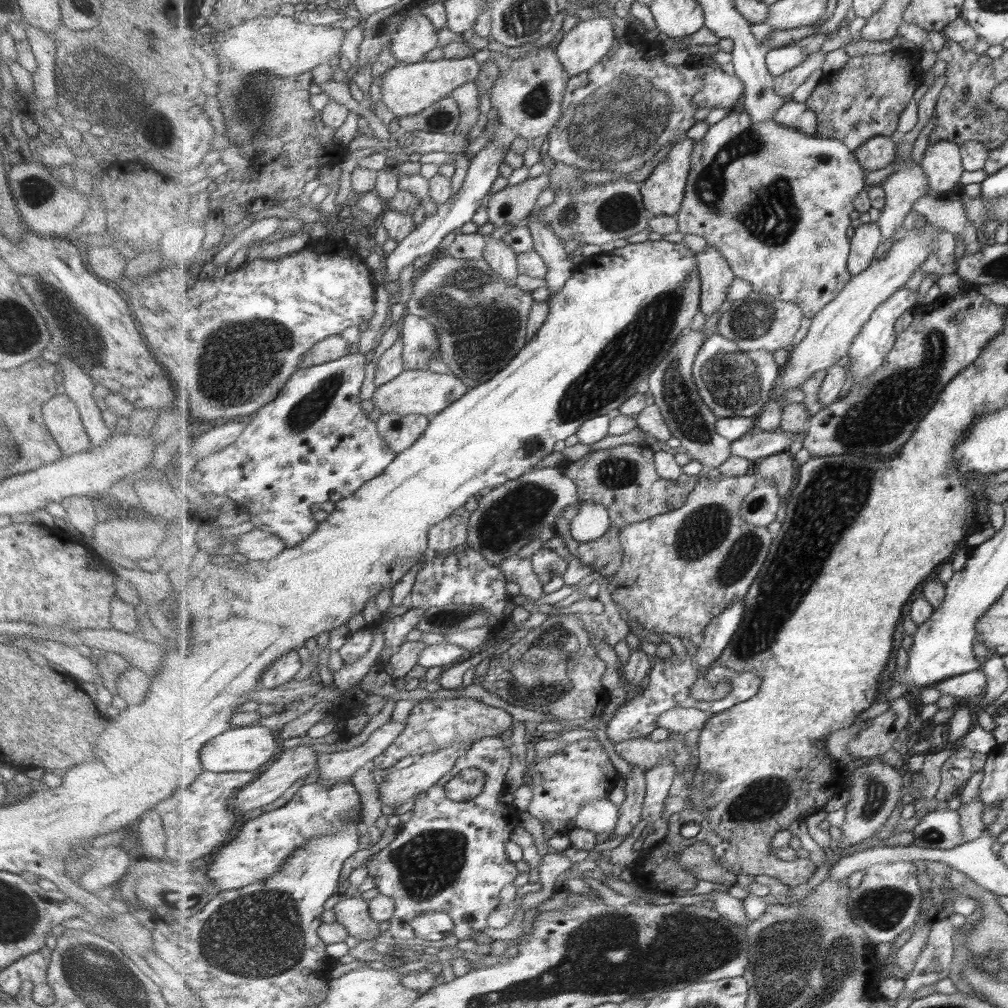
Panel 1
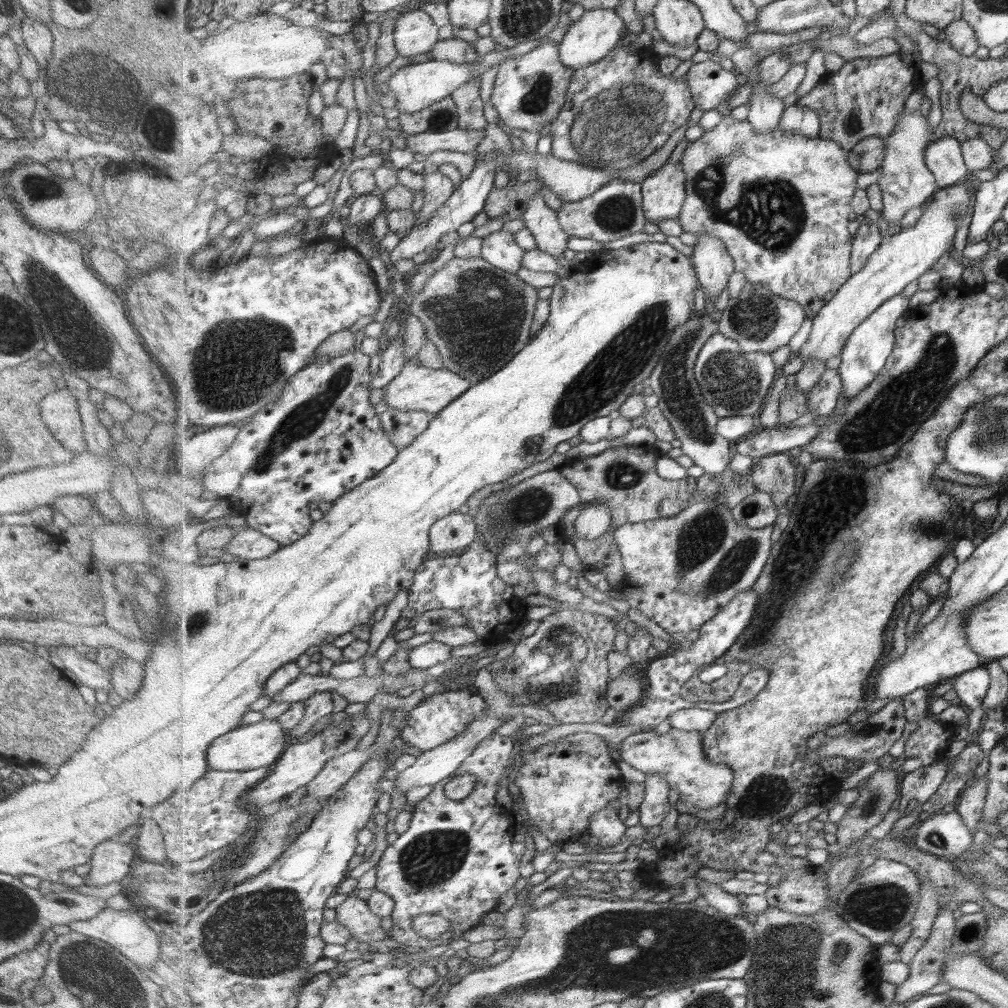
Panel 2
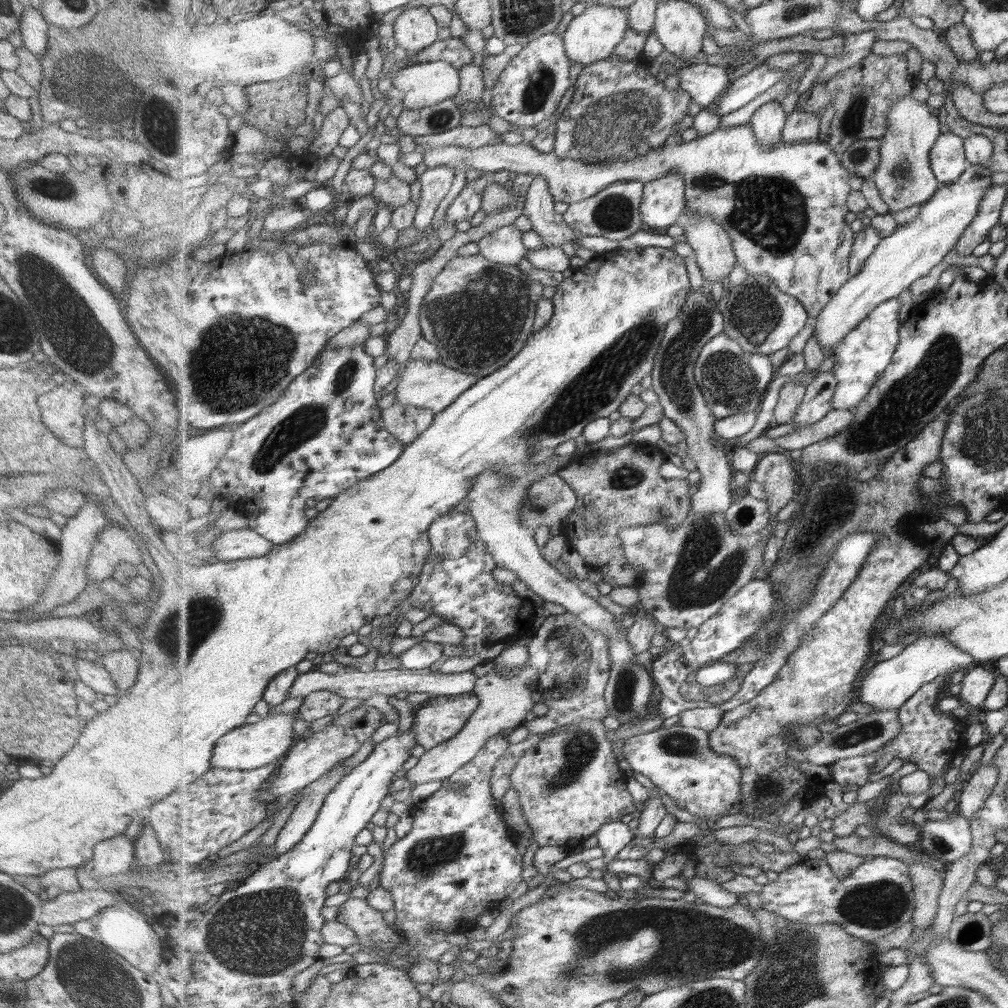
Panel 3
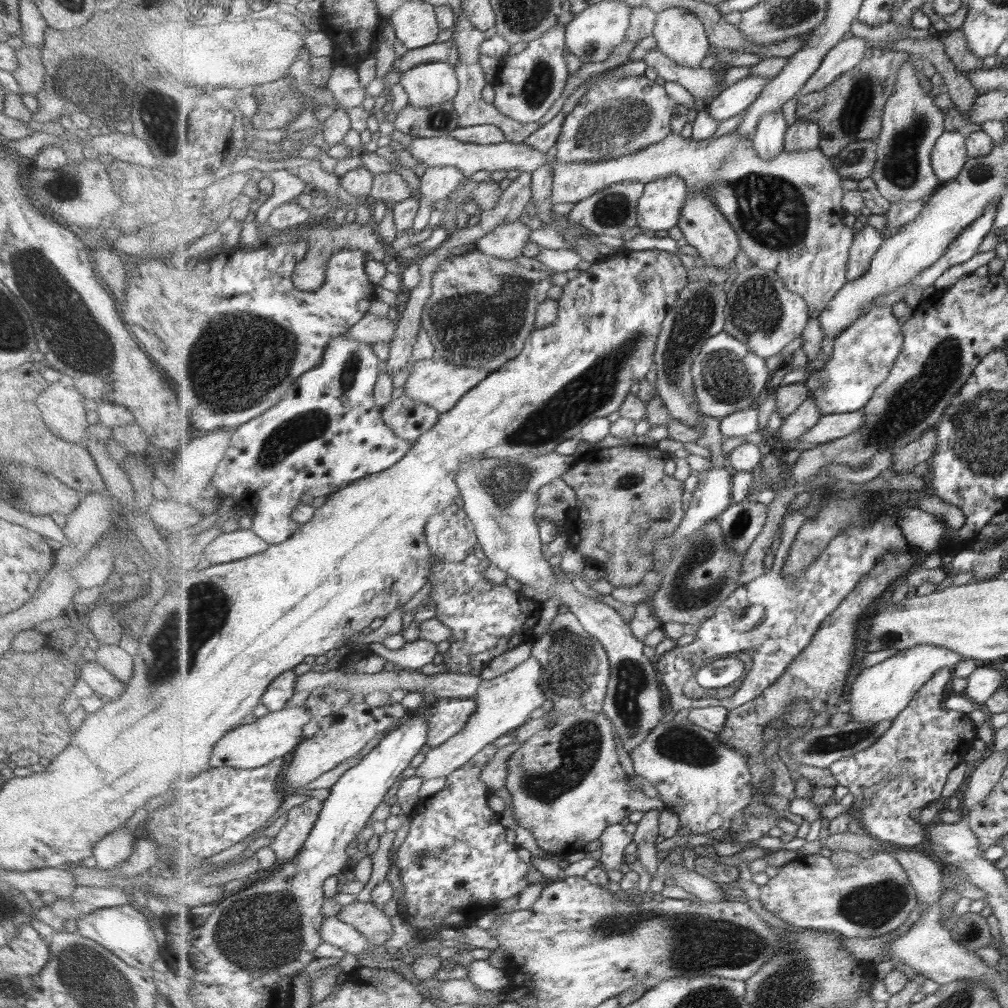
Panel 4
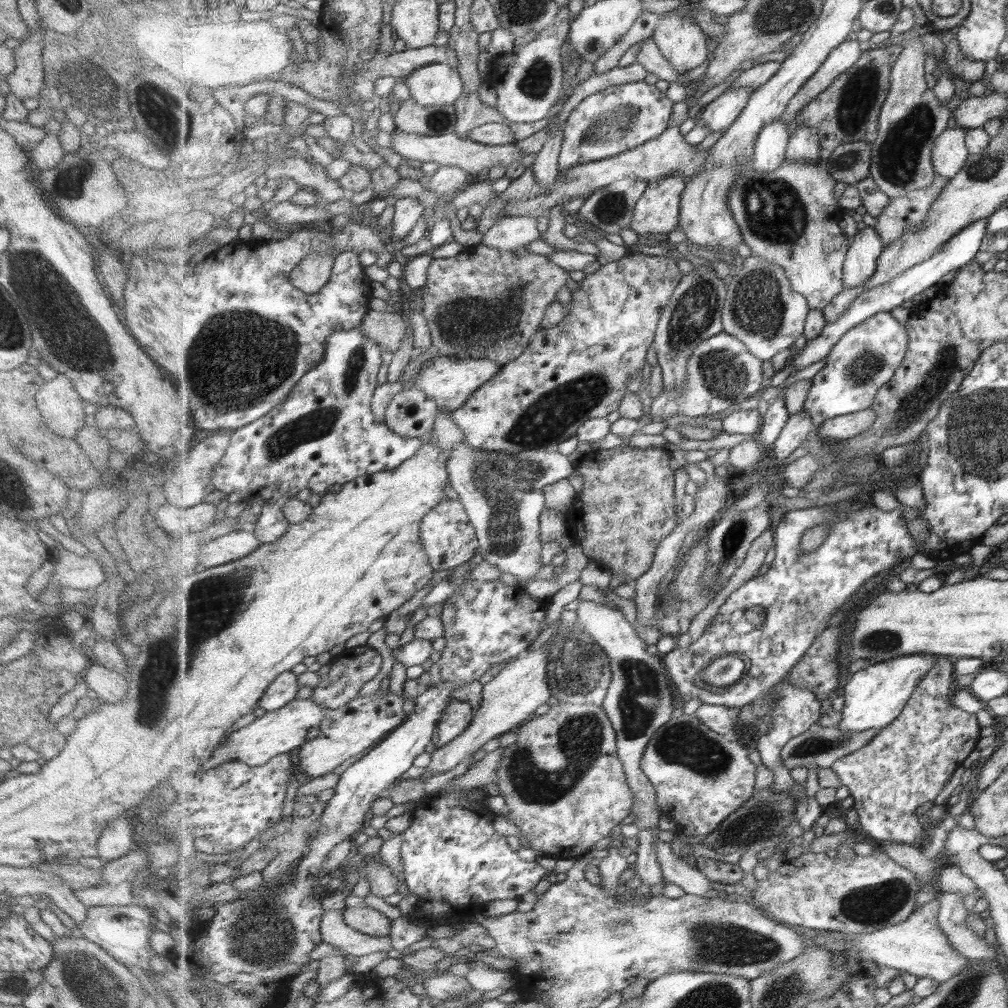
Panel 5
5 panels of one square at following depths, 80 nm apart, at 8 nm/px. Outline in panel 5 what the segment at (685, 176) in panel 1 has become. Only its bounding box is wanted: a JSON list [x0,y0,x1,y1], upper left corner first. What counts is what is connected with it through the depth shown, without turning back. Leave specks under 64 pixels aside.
[630,176,687,234]

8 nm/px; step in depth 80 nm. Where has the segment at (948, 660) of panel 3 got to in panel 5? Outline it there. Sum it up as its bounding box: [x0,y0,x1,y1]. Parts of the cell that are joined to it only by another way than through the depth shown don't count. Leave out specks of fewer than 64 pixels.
[837,654,942,734]

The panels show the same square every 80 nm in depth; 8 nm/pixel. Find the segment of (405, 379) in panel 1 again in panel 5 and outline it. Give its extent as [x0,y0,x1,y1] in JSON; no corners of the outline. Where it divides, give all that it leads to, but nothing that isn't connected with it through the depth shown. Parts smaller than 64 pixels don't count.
[413,355,505,411]

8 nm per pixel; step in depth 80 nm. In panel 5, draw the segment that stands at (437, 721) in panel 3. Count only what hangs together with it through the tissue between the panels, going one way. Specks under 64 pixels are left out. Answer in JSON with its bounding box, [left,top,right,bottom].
[432,699,475,749]

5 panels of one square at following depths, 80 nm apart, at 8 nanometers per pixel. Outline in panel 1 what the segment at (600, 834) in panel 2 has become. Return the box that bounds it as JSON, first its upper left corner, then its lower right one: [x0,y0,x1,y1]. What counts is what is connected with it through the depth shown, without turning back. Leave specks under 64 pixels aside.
[576,799,619,838]

